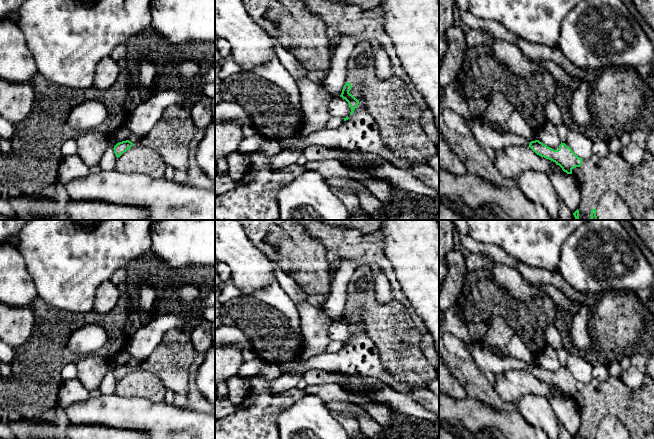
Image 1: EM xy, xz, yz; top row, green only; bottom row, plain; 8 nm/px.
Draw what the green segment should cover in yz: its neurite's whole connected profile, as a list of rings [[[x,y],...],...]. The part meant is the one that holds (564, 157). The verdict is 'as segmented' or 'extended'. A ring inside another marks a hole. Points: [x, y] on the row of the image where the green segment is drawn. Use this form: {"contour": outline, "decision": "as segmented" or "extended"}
{"contour": [[[539,140],[531,141],[529,147],[539,156],[559,165],[564,172],[572,174],[580,187],[580,205],[573,213],[573,220],[597,220],[596,209],[600,197],[606,192],[614,192],[627,205],[634,220],[645,220],[645,211],[654,210],[654,157],[646,157],[639,166],[631,168],[620,153],[609,153],[604,157],[592,155],[590,158],[578,157],[565,143],[554,150]]], "decision": "extended"}

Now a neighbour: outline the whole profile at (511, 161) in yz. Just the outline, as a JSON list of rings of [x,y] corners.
[[[509,146],[491,154],[495,165],[505,178],[515,179],[528,170],[538,170],[545,174],[566,173],[555,162],[537,155],[530,147]]]

